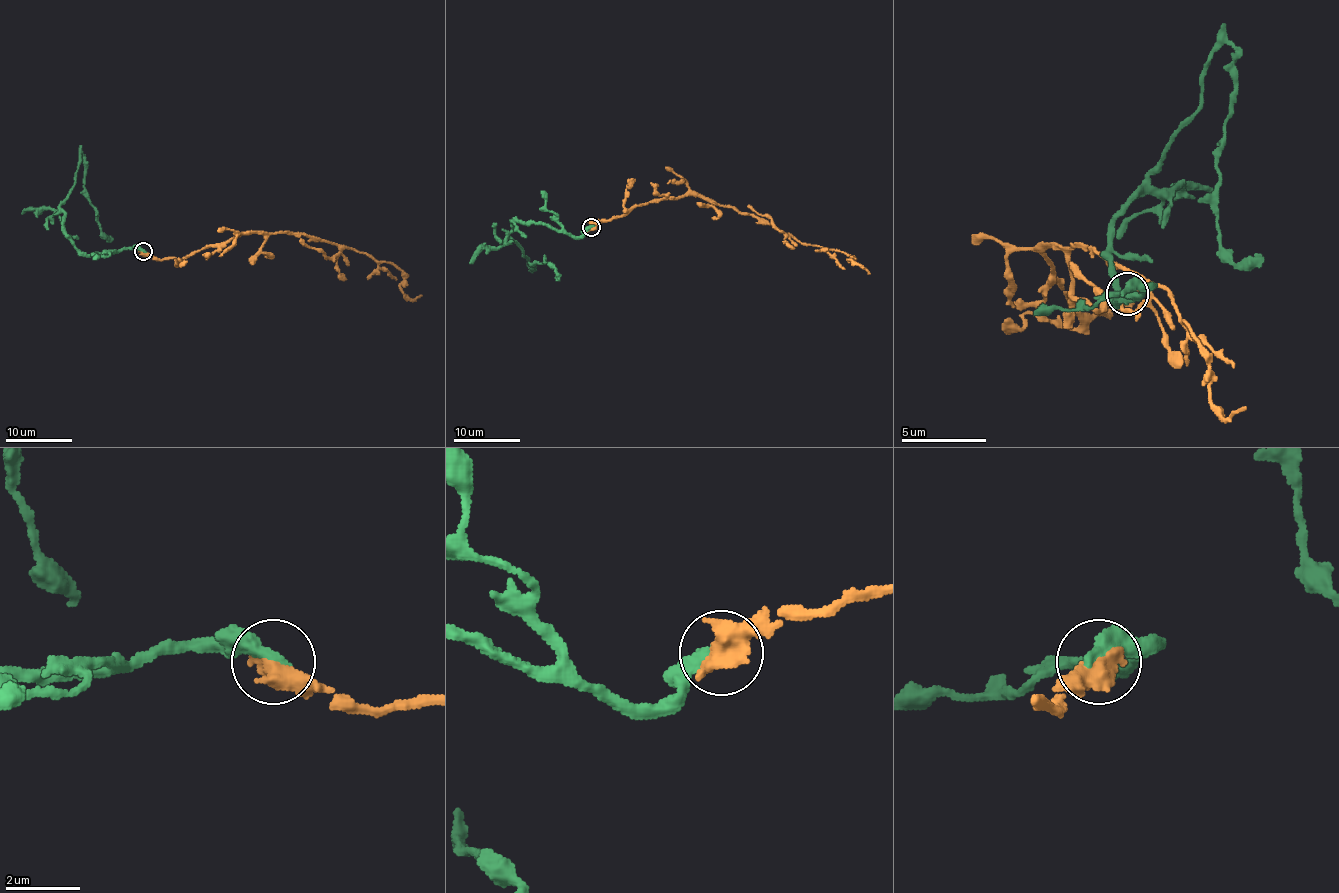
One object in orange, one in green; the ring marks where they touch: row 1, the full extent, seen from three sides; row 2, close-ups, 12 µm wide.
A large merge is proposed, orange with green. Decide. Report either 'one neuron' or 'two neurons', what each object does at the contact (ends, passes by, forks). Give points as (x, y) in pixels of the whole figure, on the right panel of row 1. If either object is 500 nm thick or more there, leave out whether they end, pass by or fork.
two neurons

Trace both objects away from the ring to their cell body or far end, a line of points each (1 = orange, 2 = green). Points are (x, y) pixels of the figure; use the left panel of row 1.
1: (143, 251), (183, 258), (241, 235), (306, 233), (390, 261), (402, 271), (402, 291), (422, 294)
2: (143, 251), (87, 255), (65, 231), (60, 205), (82, 153), (83, 193), (100, 231), (112, 238)

